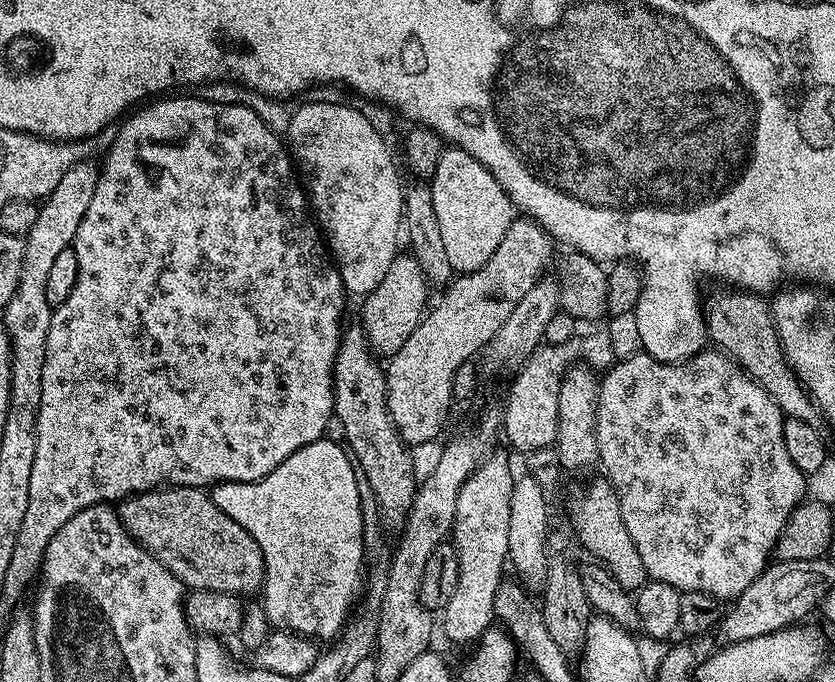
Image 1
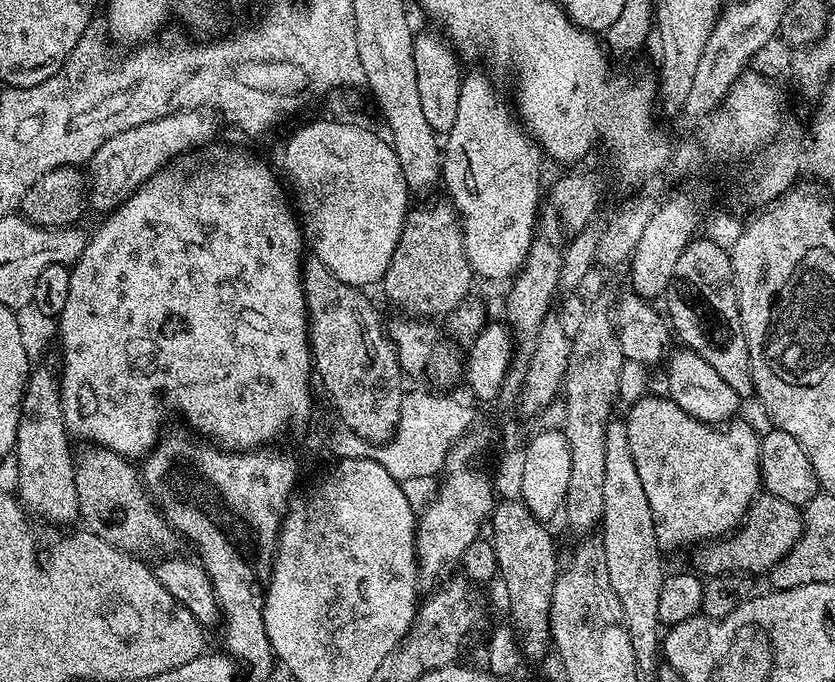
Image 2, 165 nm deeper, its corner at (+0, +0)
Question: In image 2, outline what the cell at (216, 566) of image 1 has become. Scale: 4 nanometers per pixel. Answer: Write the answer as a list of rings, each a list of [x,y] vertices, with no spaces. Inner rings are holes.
[[[89,444],[83,448],[74,460],[78,518],[84,522],[83,527],[114,547],[133,554],[168,545],[174,537],[173,529],[149,496],[133,463],[109,448]]]

